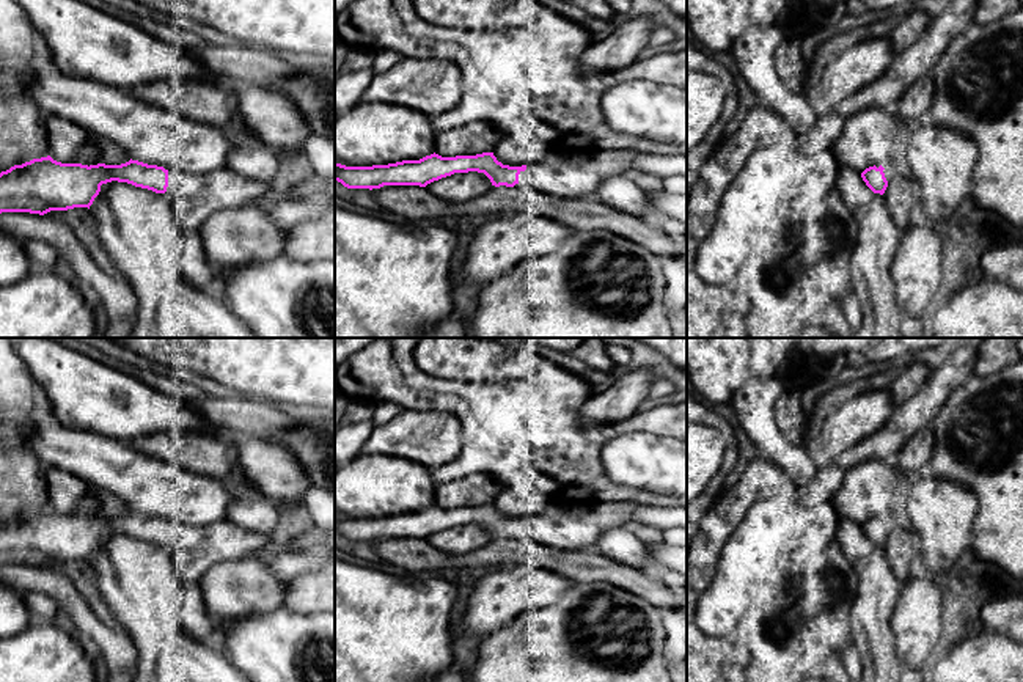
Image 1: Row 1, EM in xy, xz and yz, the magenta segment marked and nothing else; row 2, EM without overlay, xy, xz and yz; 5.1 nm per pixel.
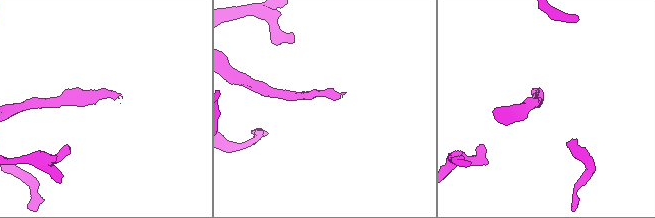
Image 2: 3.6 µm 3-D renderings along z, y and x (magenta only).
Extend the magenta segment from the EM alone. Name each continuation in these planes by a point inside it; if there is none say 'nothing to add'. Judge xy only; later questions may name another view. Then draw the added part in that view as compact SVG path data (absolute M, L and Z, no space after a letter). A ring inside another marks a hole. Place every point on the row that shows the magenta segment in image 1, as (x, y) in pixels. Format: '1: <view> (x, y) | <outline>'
1: xy (195, 197) | M220 168L204 174L168 170L167 195L182 236L182 278L196 289L215 289L198 228L222 209L256 203L270 184Z

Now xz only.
1: xz (563, 173) | M556 148L542 162L528 163L519 184L552 196L591 198L605 179L630 170L638 154L632 149L578 152Z

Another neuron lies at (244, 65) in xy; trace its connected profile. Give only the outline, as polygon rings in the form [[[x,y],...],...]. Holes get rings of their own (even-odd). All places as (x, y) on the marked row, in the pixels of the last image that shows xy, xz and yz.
[[[228,41],[223,46],[200,42],[185,50],[209,71],[237,85],[270,88],[294,74],[294,66],[272,49]]]

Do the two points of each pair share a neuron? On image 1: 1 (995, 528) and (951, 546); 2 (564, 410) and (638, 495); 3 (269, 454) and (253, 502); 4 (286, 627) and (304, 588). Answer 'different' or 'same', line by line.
1: different
2: same
3: different
4: different

